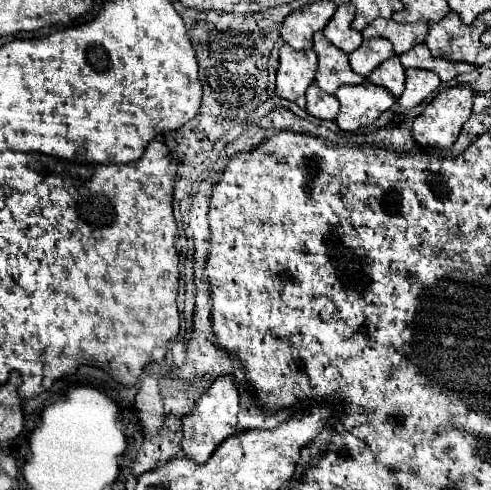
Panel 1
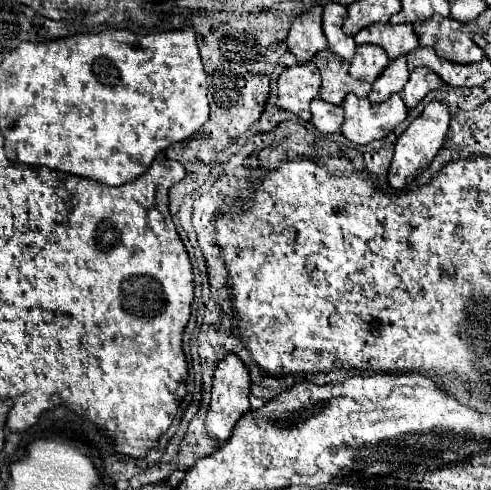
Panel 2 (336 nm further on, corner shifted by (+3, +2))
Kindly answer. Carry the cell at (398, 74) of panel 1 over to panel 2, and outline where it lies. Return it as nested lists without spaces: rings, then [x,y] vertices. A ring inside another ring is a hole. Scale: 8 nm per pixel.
[[[406,56],[396,58],[394,62],[388,64],[388,68],[372,84],[372,92],[370,92],[368,100],[374,104],[384,102],[390,94],[400,92],[404,88],[404,84],[408,82],[408,78],[410,78],[410,72],[406,66]]]

